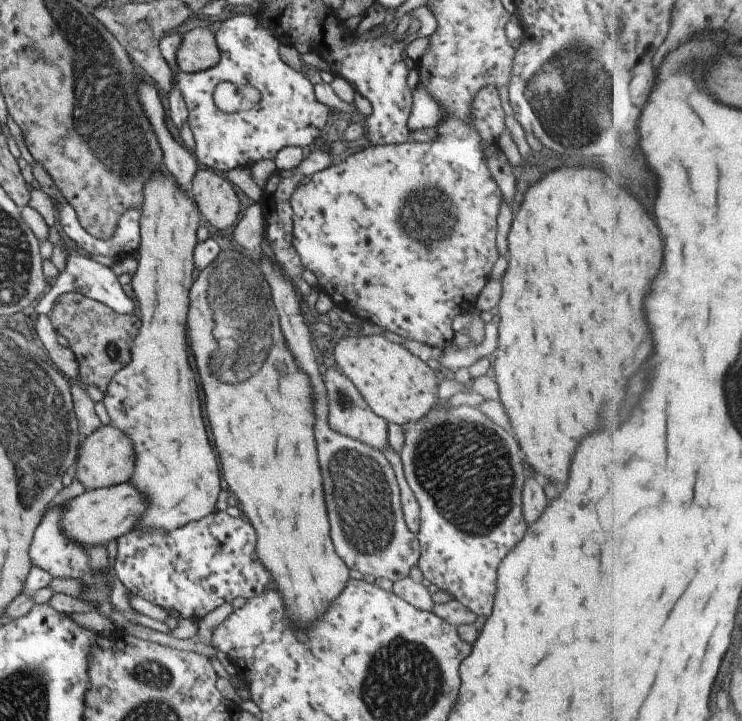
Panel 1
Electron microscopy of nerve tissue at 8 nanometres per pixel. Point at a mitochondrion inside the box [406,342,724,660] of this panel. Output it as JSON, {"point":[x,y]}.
{"point":[468,470]}

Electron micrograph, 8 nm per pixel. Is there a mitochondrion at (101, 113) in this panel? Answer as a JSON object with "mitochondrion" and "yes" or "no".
{"mitochondrion":"yes"}

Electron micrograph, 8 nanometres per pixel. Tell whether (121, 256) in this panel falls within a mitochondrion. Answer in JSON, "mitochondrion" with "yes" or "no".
{"mitochondrion":"no"}

